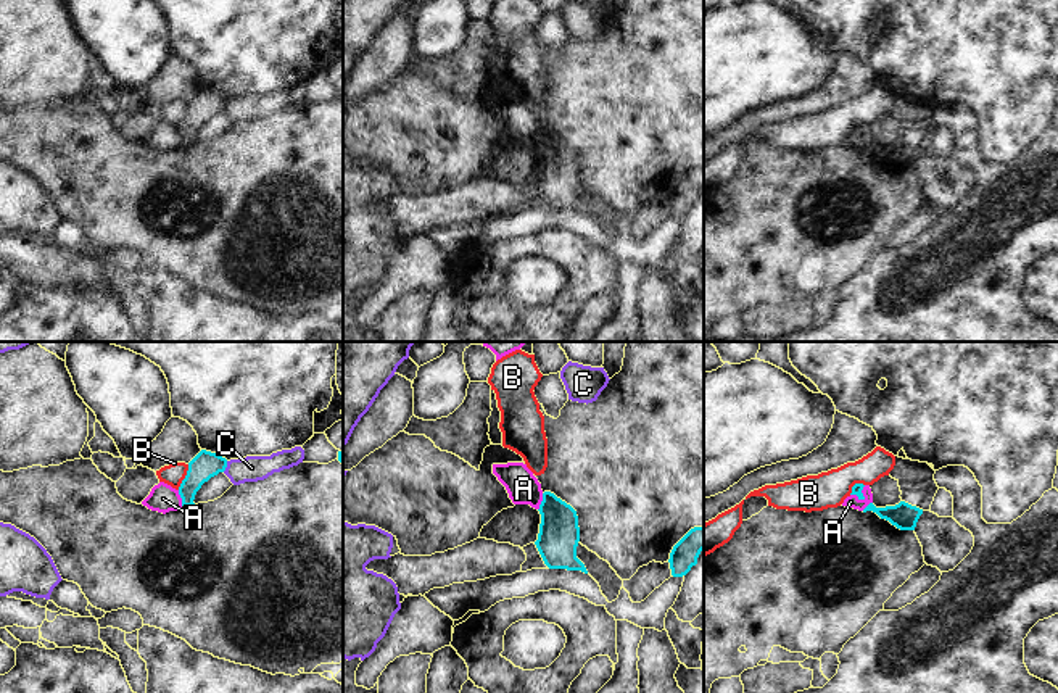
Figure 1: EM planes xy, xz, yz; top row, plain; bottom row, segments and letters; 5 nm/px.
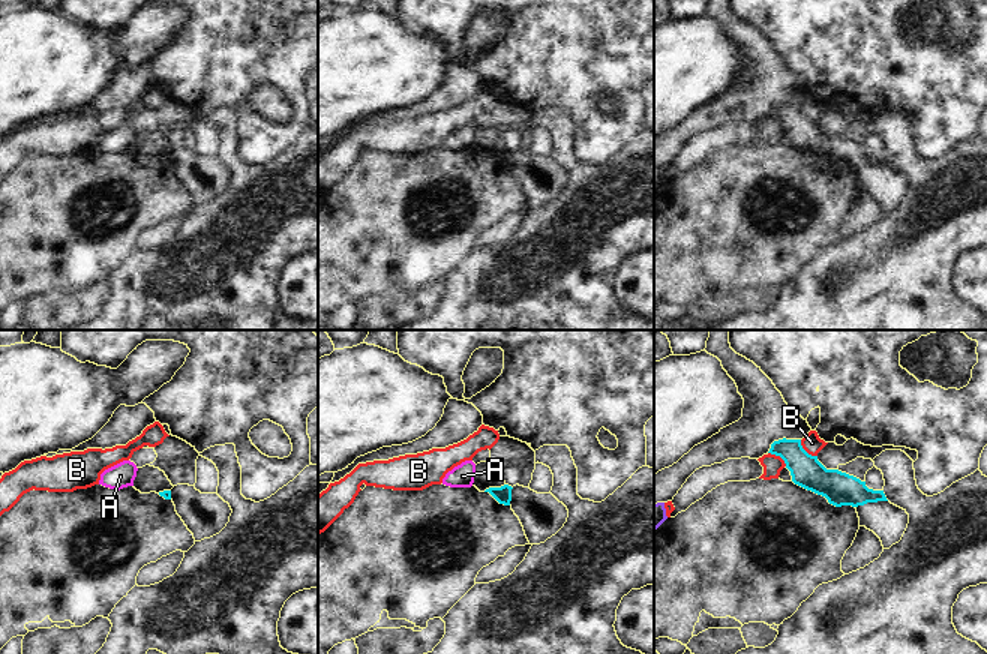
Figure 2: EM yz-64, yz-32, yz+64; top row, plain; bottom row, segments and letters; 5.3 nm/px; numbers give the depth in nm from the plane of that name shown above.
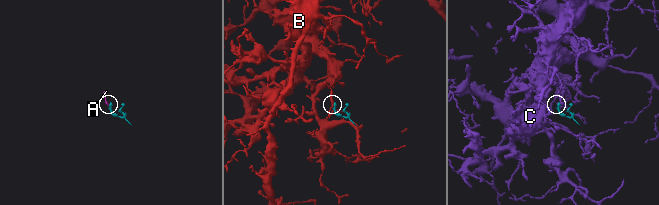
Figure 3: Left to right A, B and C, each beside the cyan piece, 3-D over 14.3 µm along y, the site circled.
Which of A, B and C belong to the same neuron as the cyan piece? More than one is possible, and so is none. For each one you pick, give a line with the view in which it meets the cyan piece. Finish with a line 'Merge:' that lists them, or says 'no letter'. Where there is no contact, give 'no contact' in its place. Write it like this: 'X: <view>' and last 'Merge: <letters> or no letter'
Merge: no letter

